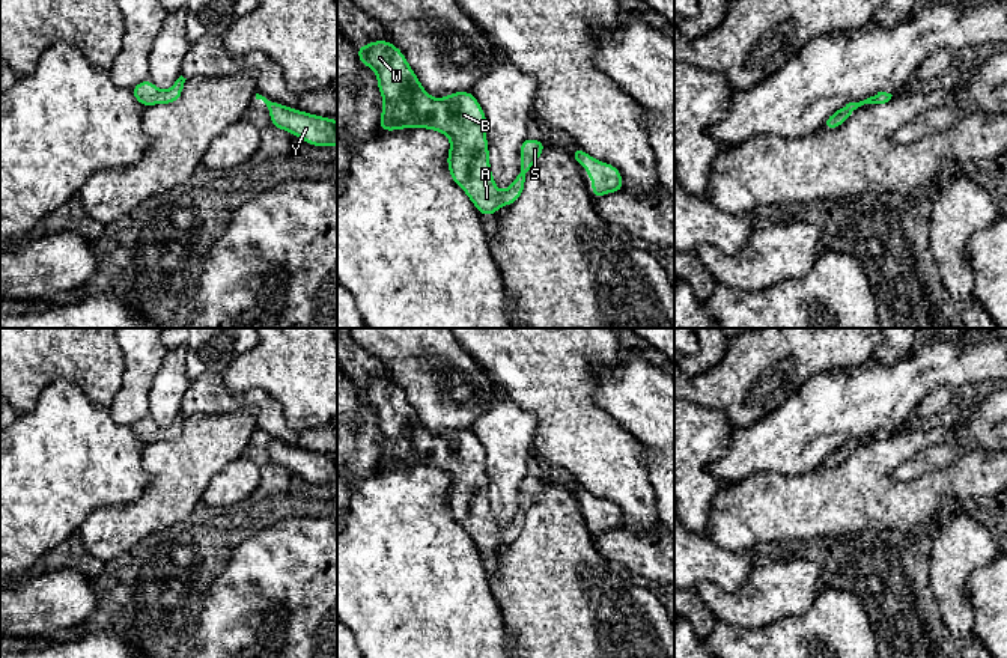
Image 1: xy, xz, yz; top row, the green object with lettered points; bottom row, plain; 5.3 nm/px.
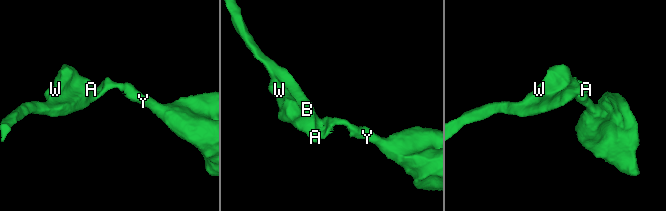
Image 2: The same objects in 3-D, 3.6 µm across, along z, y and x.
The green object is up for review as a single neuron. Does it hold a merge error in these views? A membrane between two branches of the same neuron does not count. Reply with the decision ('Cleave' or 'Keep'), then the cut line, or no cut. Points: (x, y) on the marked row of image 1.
Keep. No split

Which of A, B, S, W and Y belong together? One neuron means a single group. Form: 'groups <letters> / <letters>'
groups A B S W Y

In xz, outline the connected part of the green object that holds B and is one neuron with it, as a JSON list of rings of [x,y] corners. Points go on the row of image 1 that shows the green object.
[[[390,41],[357,47],[358,60],[376,72],[384,108],[378,128],[427,128],[450,139],[447,166],[450,176],[482,215],[515,203],[525,187],[525,175],[546,143],[527,137],[519,148],[521,170],[510,187],[498,191],[489,166],[486,114],[473,92],[432,98],[420,84],[403,53]]]

